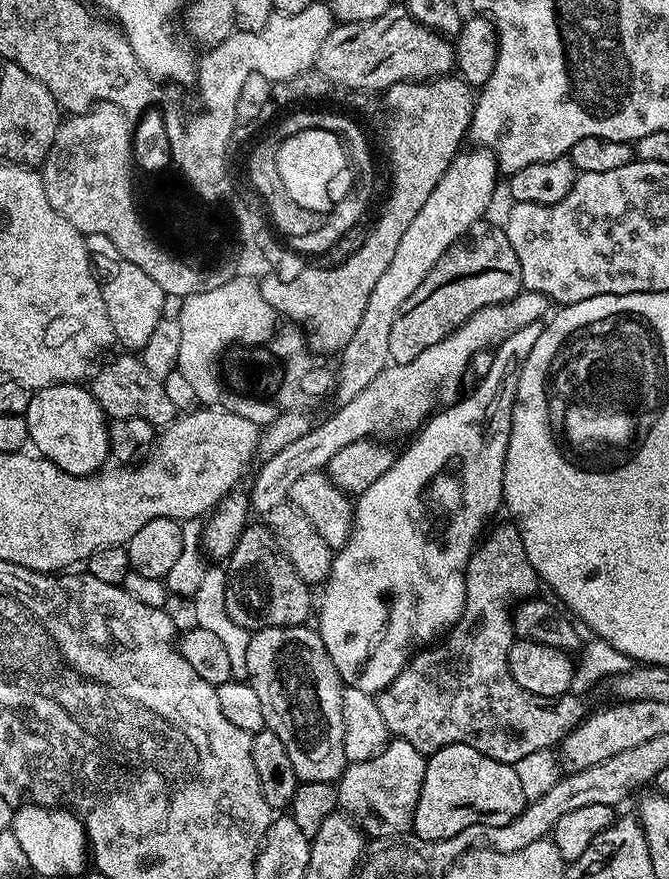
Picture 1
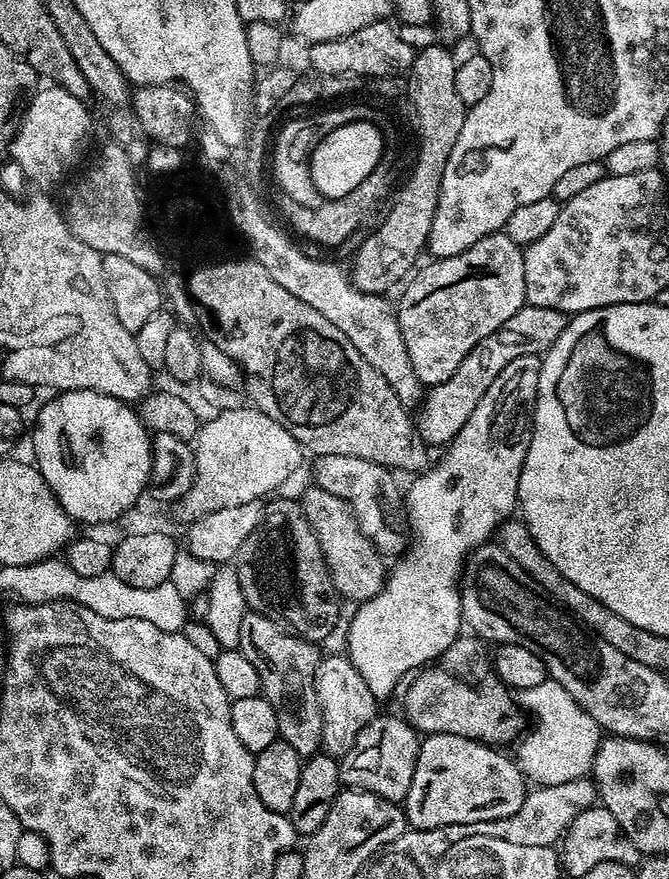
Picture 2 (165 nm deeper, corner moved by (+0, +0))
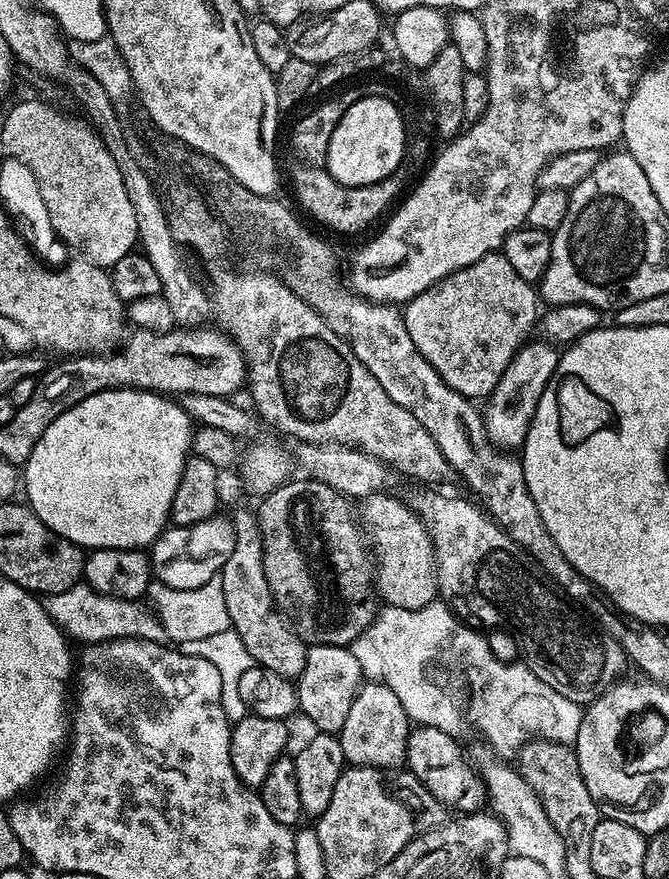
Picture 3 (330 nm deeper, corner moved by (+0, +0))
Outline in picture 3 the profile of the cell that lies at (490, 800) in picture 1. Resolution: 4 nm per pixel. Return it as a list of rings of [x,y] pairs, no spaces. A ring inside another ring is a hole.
[[[434,726],[413,727],[408,734],[406,768],[418,778],[418,782],[422,782],[426,790],[430,790],[430,794],[434,794],[434,798],[438,798],[440,804],[449,809],[457,808],[460,814],[472,814],[485,807],[486,783],[483,775],[468,765],[460,744],[457,737],[443,733]]]

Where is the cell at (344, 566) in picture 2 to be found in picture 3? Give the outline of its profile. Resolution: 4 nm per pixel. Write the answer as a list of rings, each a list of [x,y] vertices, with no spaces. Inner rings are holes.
[[[384,490],[363,497],[359,504],[358,516],[362,524],[364,519],[366,532],[368,527],[367,535],[374,553],[374,587],[379,599],[385,605],[412,610],[421,609],[435,601],[438,589],[432,539],[415,512],[399,495],[387,496]]]

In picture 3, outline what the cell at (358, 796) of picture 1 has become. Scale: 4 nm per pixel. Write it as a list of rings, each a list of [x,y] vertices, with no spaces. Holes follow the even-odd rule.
[[[368,682],[354,698],[354,706],[350,706],[346,726],[342,726],[338,739],[349,765],[357,768],[400,770],[405,767],[408,758],[409,731],[409,718],[394,691],[384,684]]]

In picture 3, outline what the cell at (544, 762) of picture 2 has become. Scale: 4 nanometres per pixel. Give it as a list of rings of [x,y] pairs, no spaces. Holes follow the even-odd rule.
[[[441,600],[432,601],[416,610],[383,605],[371,626],[348,647],[358,661],[361,675],[369,683],[389,686],[406,710],[409,721],[421,727],[434,726],[457,738],[464,737],[472,728],[484,736],[502,758],[517,755],[531,740],[573,745],[584,716],[583,707],[563,697],[552,686],[547,686],[529,665],[526,667],[522,662],[508,664],[496,660],[487,637],[459,620],[459,615]]]

